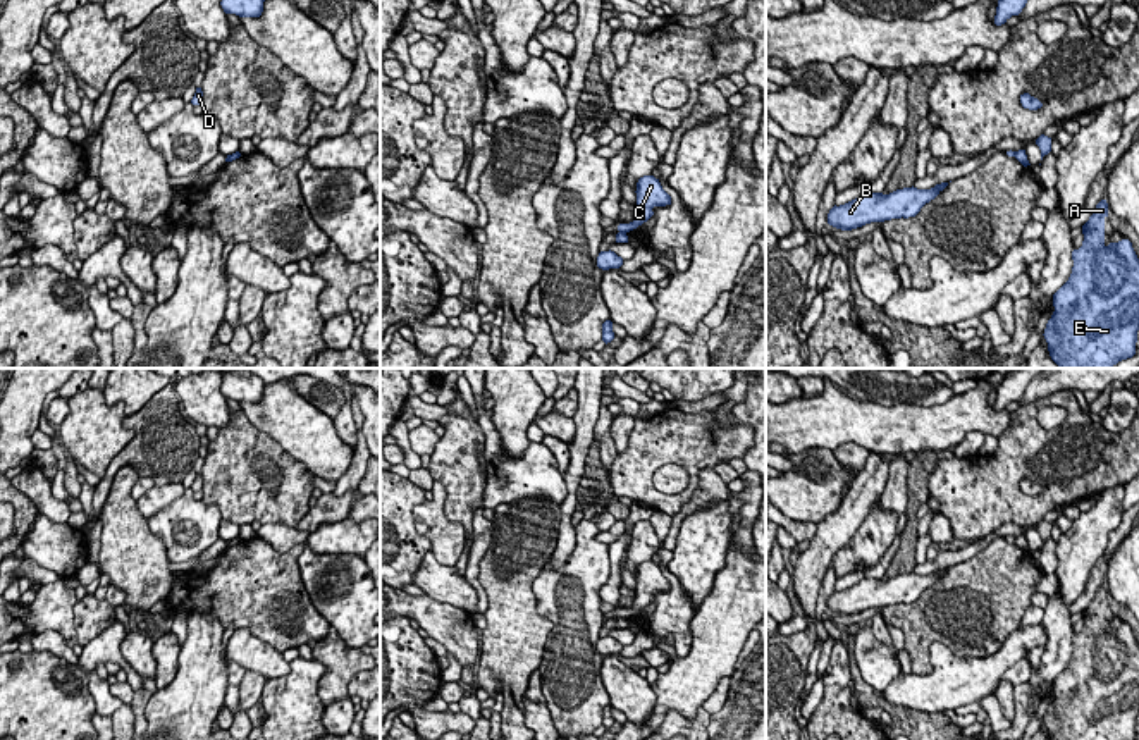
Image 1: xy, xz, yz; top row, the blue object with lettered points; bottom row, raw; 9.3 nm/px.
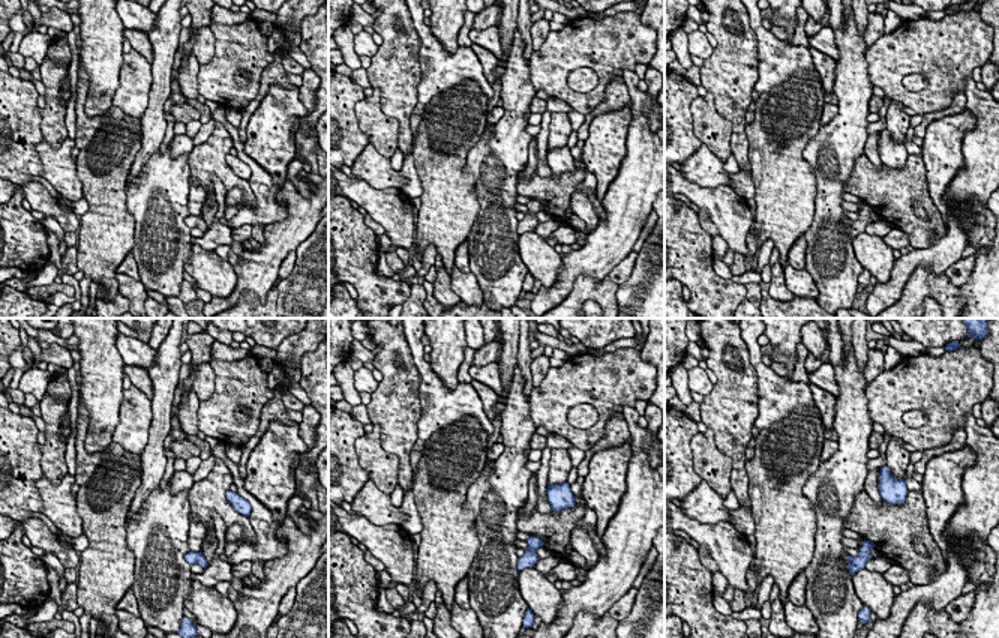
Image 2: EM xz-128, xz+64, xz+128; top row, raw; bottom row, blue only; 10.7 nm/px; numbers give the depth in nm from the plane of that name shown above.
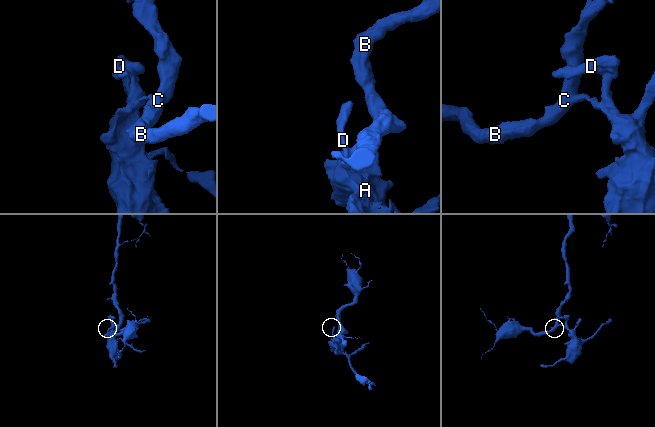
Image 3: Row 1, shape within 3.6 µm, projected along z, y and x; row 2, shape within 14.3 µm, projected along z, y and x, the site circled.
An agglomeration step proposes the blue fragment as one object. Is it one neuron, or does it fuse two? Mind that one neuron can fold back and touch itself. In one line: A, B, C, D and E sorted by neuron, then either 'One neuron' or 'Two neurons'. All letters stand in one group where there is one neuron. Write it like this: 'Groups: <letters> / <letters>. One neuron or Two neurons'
Groups: A D E / B C. Two neurons

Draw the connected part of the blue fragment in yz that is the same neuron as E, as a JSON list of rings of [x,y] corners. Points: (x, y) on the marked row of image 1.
[[[1101,200],[1082,225],[1084,241],[1072,251],[1072,274],[1053,294],[1055,311],[1044,339],[1060,368],[1111,368],[1136,355],[1139,330],[1139,258],[1129,239],[1105,244],[1108,203]]]

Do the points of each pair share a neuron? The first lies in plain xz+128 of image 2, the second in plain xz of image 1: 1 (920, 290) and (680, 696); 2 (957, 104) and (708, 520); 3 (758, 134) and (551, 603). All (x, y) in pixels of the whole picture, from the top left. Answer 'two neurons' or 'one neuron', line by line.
1: two neurons
2: two neurons
3: two neurons

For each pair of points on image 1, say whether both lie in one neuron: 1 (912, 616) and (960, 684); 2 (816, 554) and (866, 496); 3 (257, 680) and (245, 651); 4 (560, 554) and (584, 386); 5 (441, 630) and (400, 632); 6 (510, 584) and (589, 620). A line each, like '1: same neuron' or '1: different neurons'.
1: different neurons
2: same neuron
3: different neurons
4: same neuron
5: different neurons
6: different neurons

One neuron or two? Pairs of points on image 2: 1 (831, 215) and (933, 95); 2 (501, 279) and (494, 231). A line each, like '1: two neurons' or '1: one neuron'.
1: two neurons
2: one neuron

